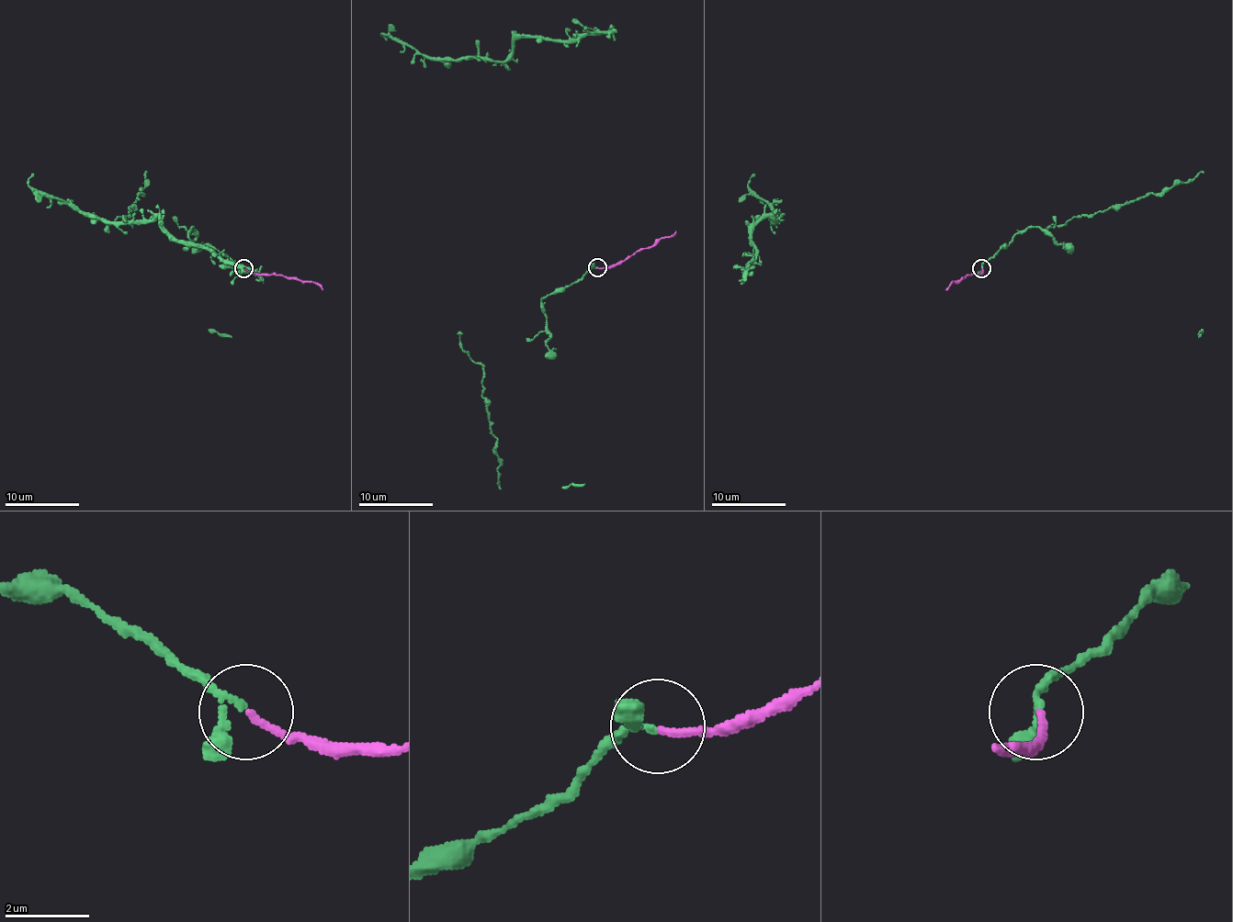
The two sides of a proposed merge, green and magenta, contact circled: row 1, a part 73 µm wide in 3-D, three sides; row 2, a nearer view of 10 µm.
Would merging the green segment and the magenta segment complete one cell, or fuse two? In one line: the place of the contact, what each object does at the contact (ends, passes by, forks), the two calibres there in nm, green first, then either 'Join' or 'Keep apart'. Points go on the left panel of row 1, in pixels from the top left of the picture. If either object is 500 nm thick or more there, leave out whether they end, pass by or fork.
Place: (243, 268). At the ring green passes by. At the ring magenta ends. Thickness 140 nm (green) against 180 nm. Join

